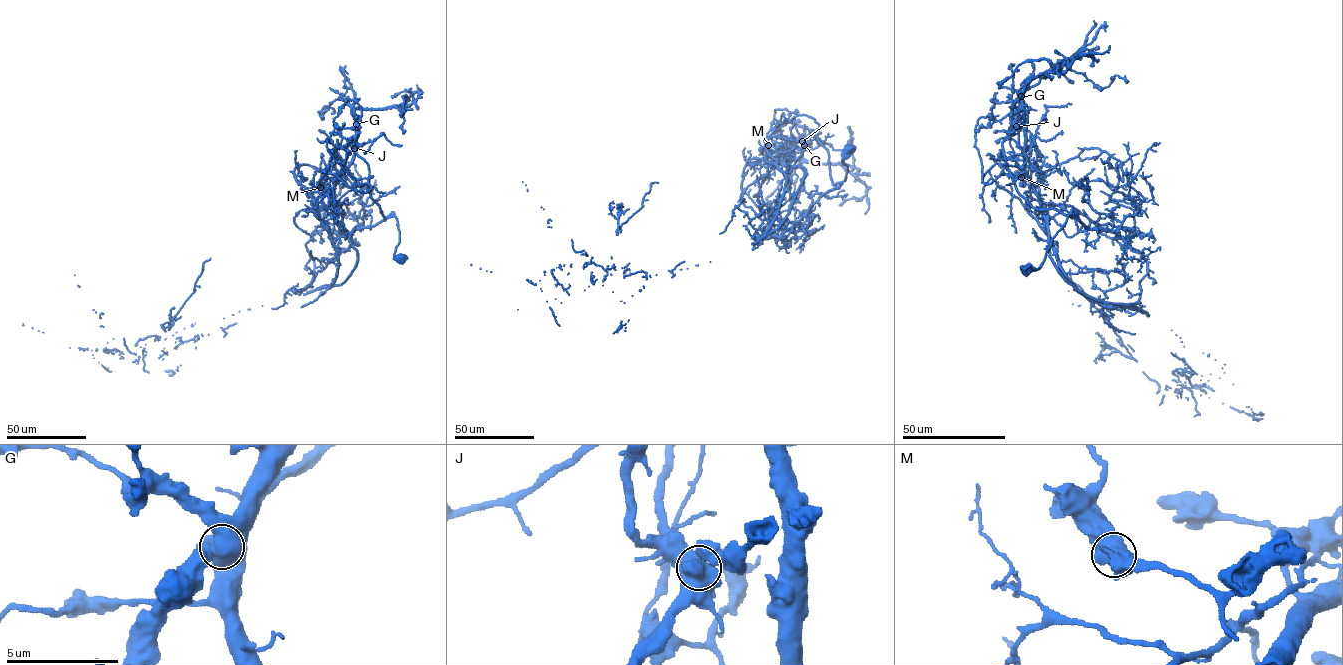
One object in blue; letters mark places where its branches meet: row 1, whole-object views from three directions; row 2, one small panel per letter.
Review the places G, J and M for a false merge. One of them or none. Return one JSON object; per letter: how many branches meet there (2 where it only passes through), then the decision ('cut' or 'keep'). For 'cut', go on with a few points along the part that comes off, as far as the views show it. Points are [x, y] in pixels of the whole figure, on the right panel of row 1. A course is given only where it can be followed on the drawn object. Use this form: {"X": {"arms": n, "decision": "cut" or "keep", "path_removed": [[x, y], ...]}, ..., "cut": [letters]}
{"G": {"arms": 2, "decision": "cut", "path_removed": [[1021, 96], [1002, 142], [1016, 190], [1089, 228], [1139, 232], [1140, 298], [1100, 310], [1135, 333]]}, "J": {"arms": 2, "decision": "keep"}, "M": {"arms": 2, "decision": "keep"}, "cut": ["G"]}

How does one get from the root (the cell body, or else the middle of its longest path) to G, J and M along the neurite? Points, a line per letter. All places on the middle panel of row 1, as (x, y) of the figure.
G: (848, 149), (842, 160), (846, 178), (833, 184), (828, 151), (815, 131), (801, 136), (805, 144)
J: (848, 149), (842, 160), (847, 166), (846, 178), (833, 184), (829, 153), (817, 132), (812, 130), (802, 141)
M: (848, 149), (842, 160), (846, 178), (833, 184), (828, 151), (817, 134), (798, 149), (779, 153), (768, 145)

